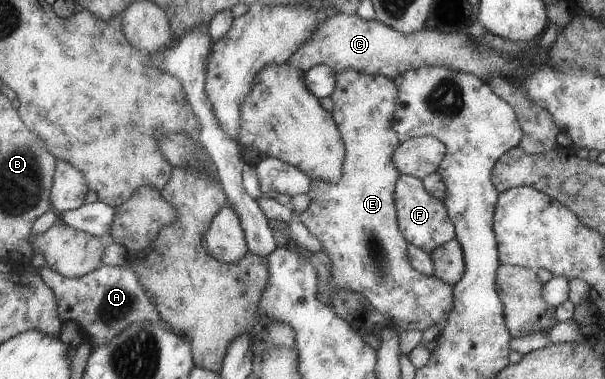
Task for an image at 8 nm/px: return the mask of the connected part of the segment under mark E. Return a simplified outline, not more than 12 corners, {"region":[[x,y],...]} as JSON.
{"region":[[346,68],[346,149],[299,221],[331,283],[397,331],[441,331],[454,290],[411,266],[394,208],[395,82]]}

